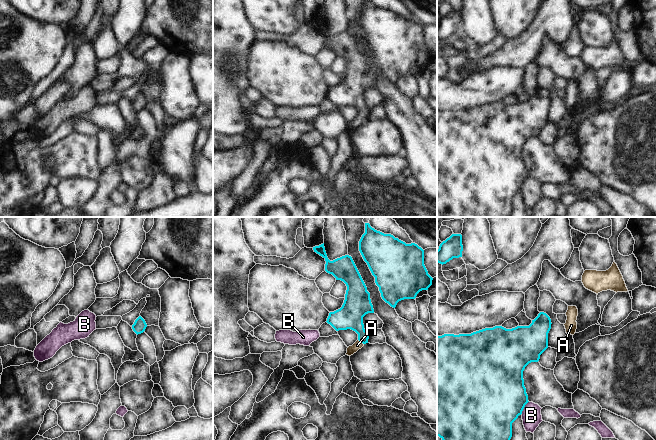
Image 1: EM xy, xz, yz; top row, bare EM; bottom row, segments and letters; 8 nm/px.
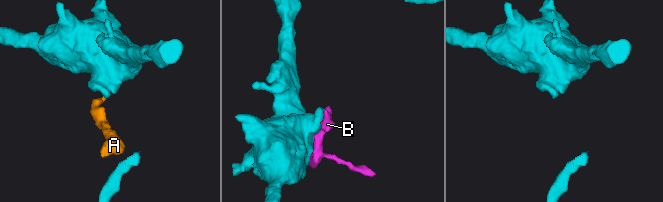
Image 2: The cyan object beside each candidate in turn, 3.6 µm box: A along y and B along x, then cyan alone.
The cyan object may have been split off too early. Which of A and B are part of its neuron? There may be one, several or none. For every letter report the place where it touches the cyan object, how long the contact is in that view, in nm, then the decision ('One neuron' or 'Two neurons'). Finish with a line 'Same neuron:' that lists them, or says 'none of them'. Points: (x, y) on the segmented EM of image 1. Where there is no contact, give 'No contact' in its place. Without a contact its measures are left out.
A: Touches cyan at xz (361, 341). Shared border 60 nm. One neuron
B: Touches cyan at yz (524, 406). Shared border 120 nm. Two neurons
Same neuron: A

